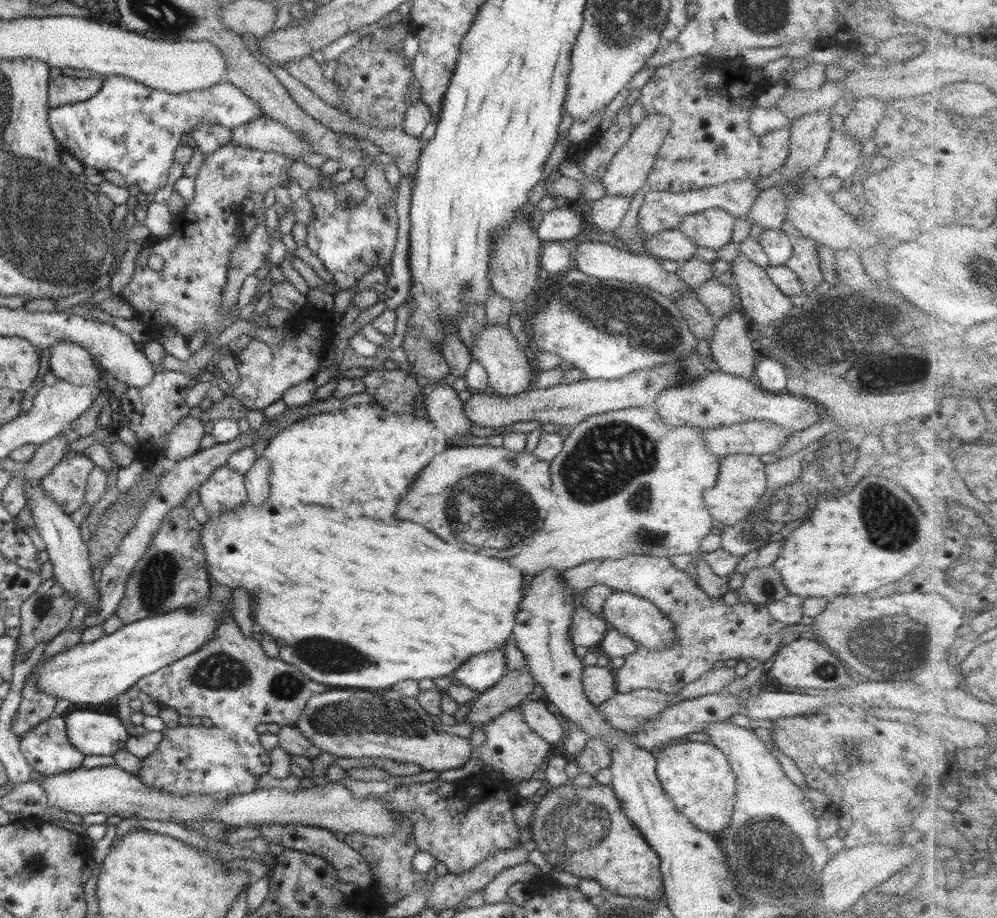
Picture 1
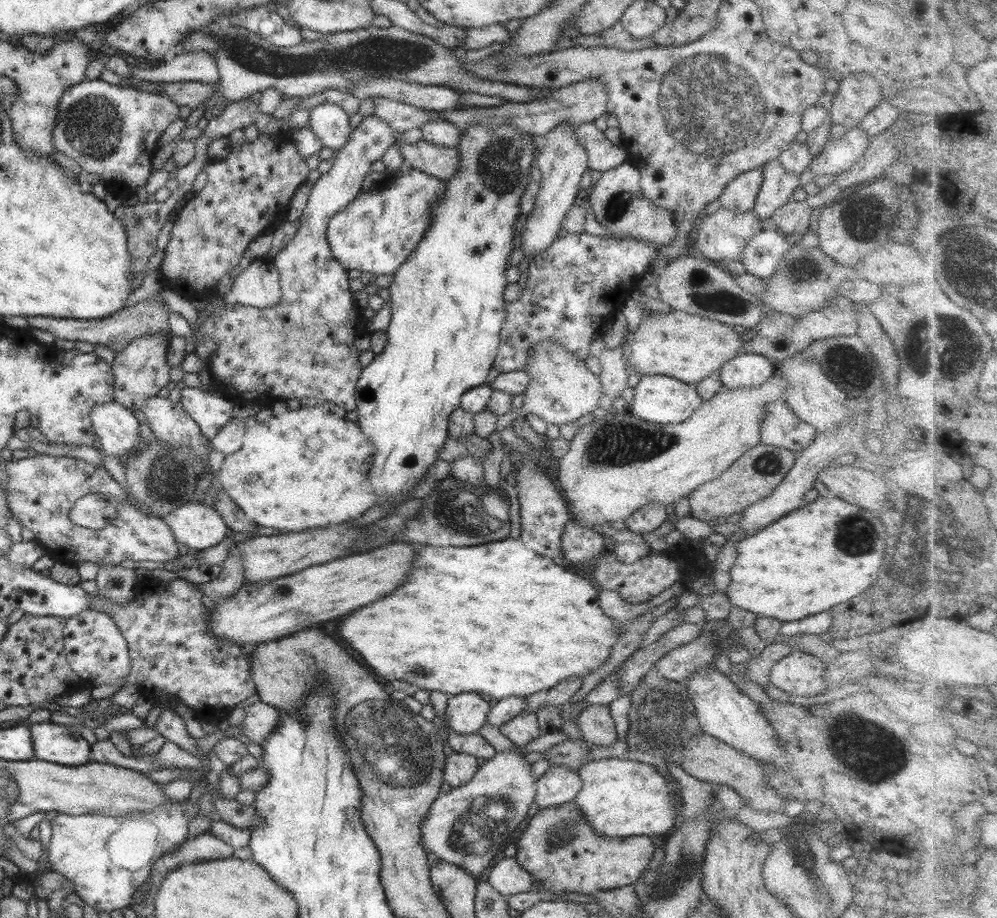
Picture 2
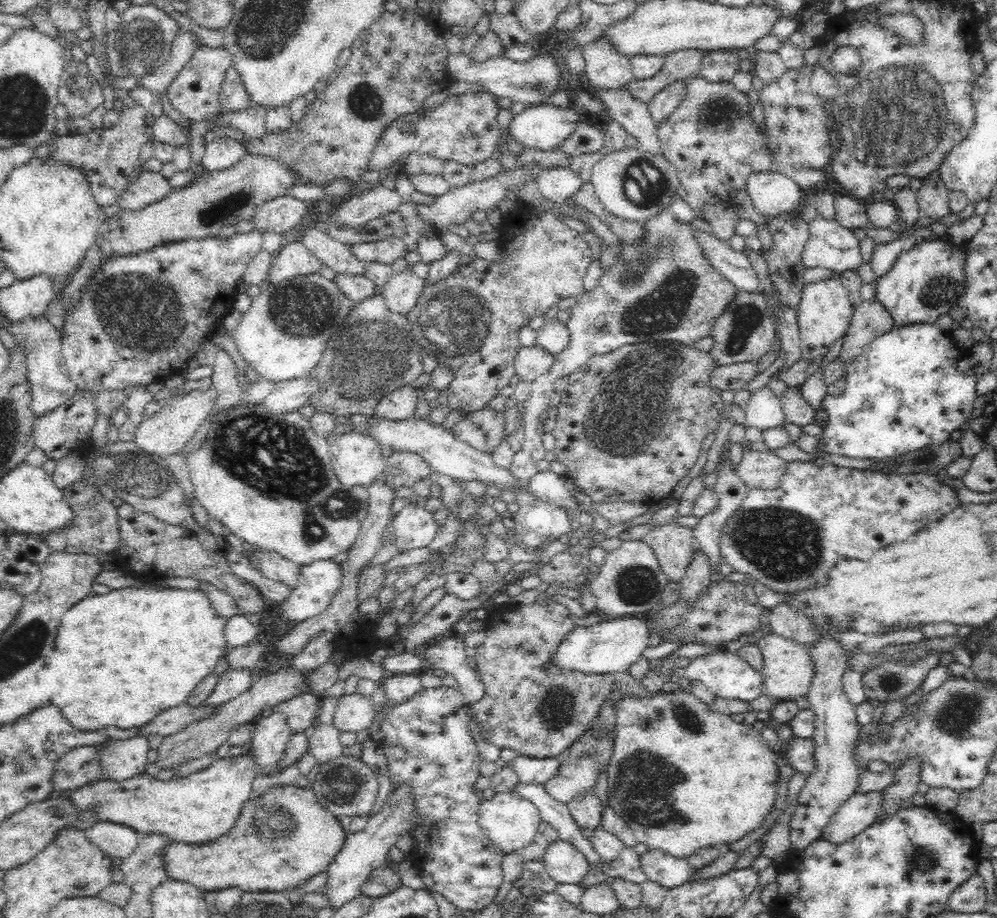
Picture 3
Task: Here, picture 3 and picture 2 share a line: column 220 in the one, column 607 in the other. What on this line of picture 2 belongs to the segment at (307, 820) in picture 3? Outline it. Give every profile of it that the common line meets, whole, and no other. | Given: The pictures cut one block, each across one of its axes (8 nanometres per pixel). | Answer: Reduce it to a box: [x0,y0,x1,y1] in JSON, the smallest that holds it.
[515,803,655,895]

